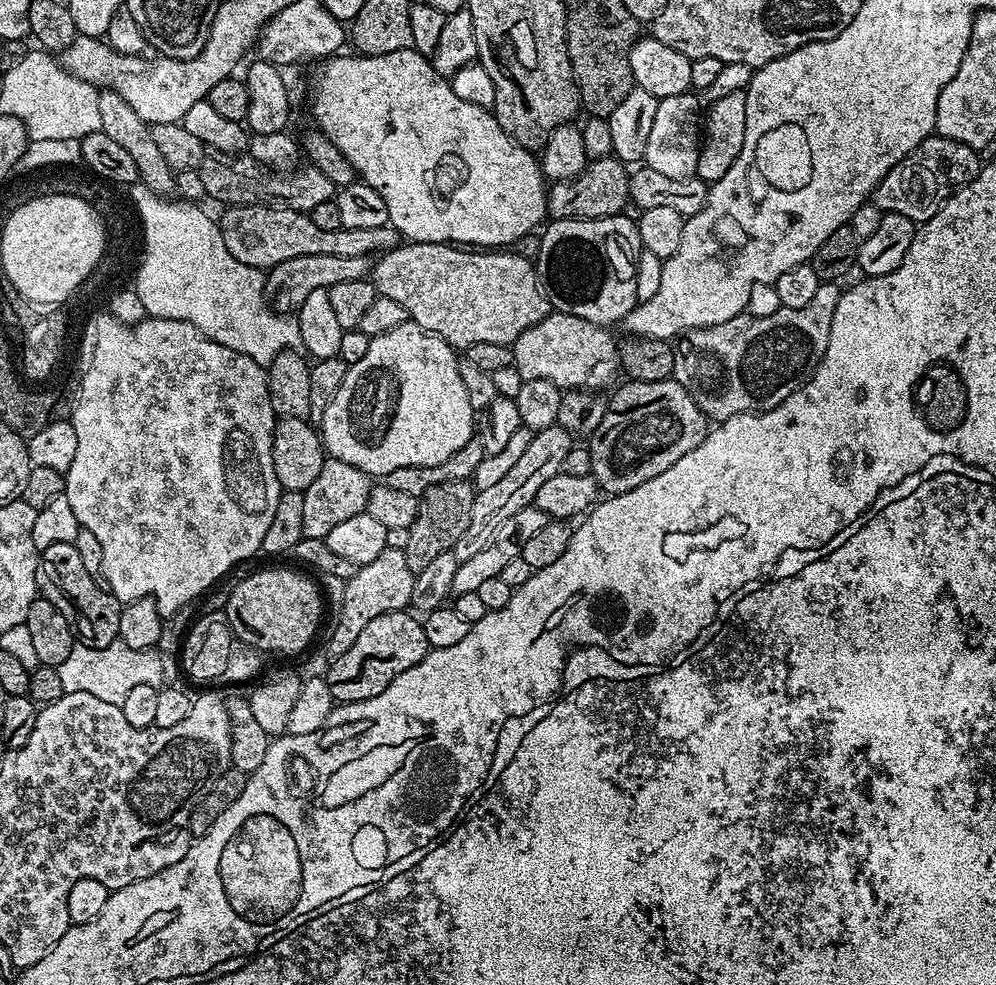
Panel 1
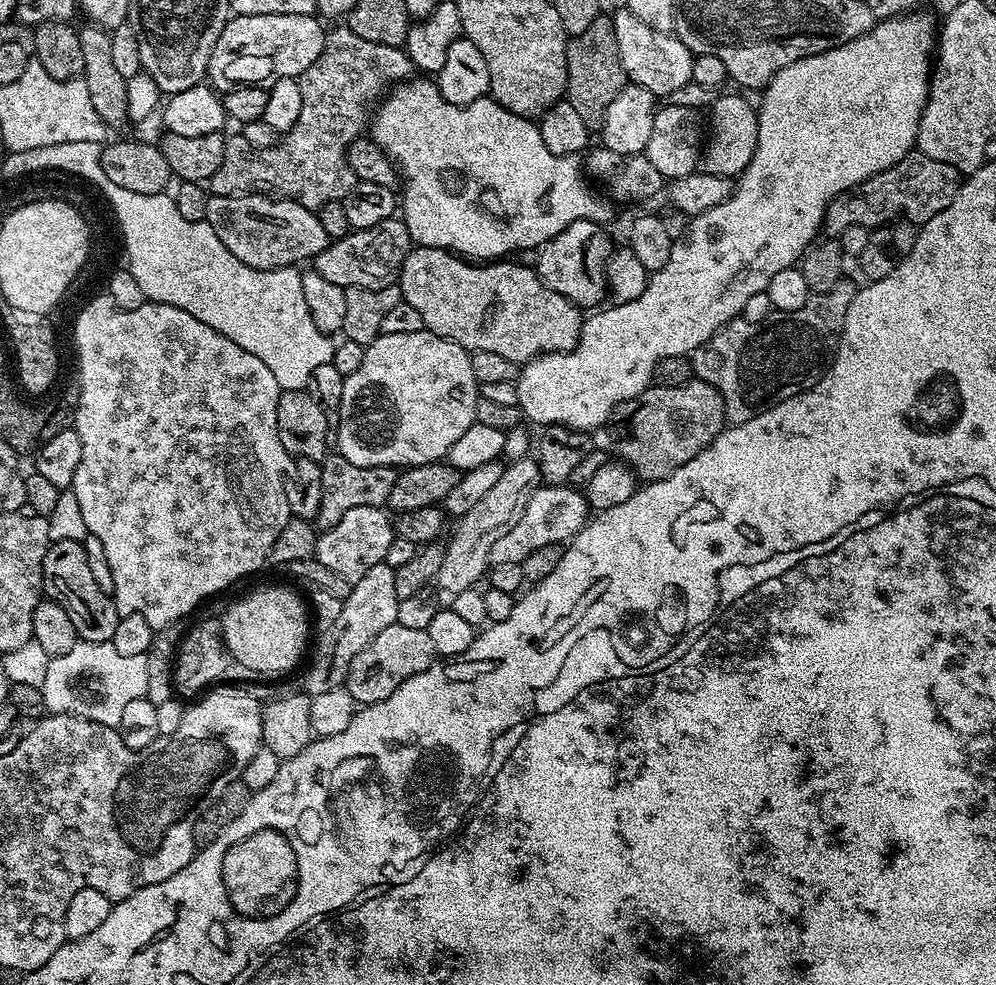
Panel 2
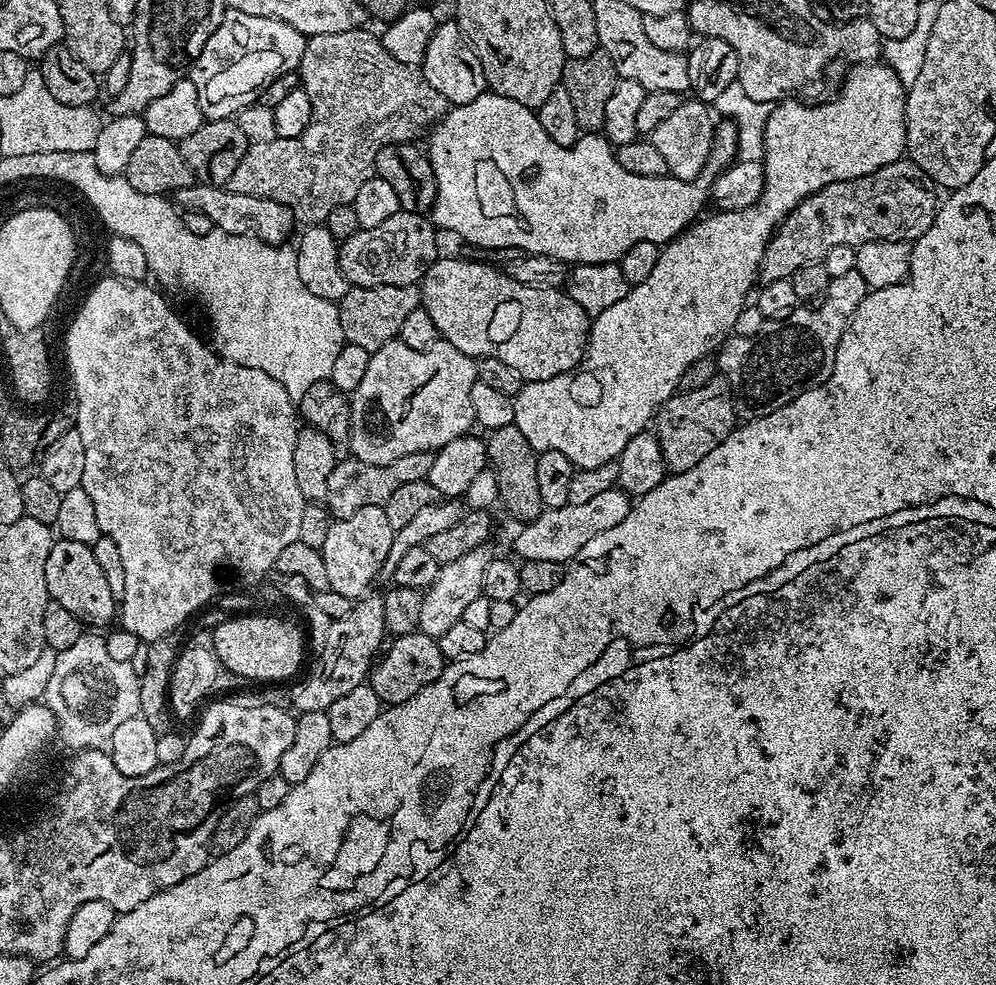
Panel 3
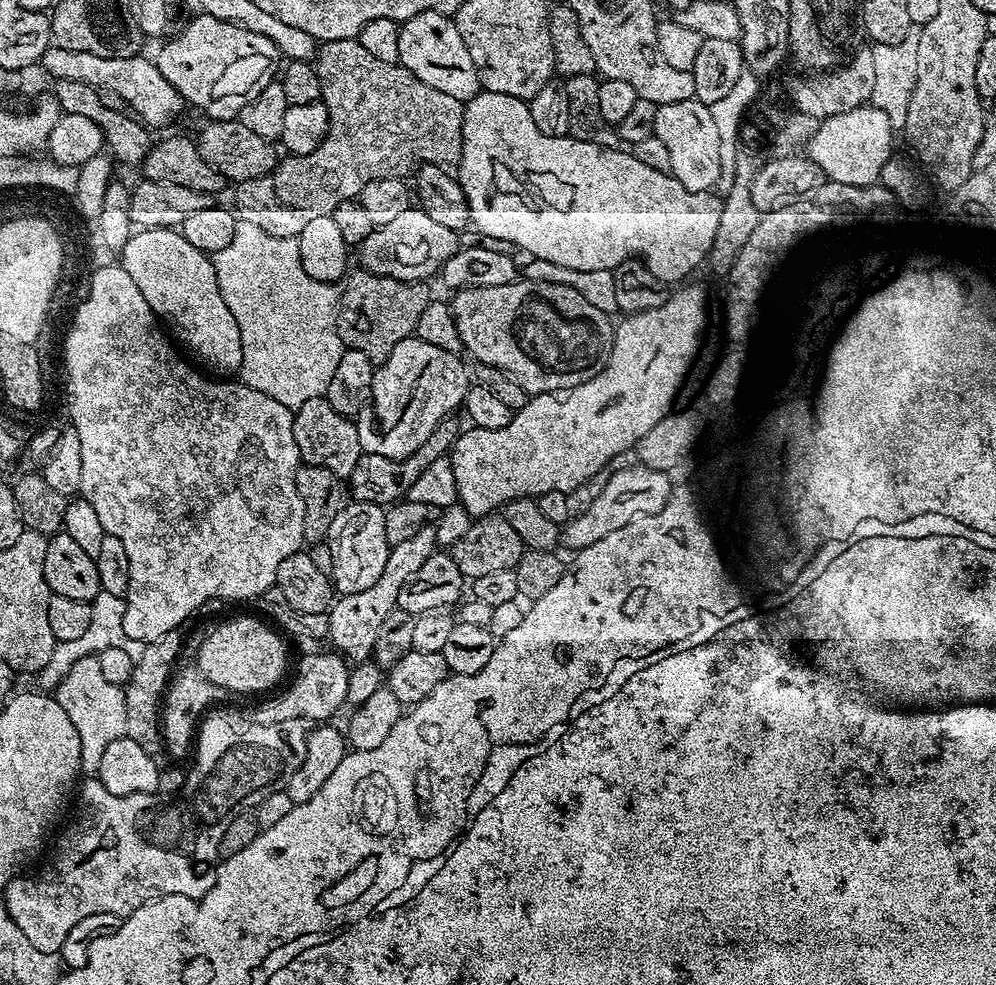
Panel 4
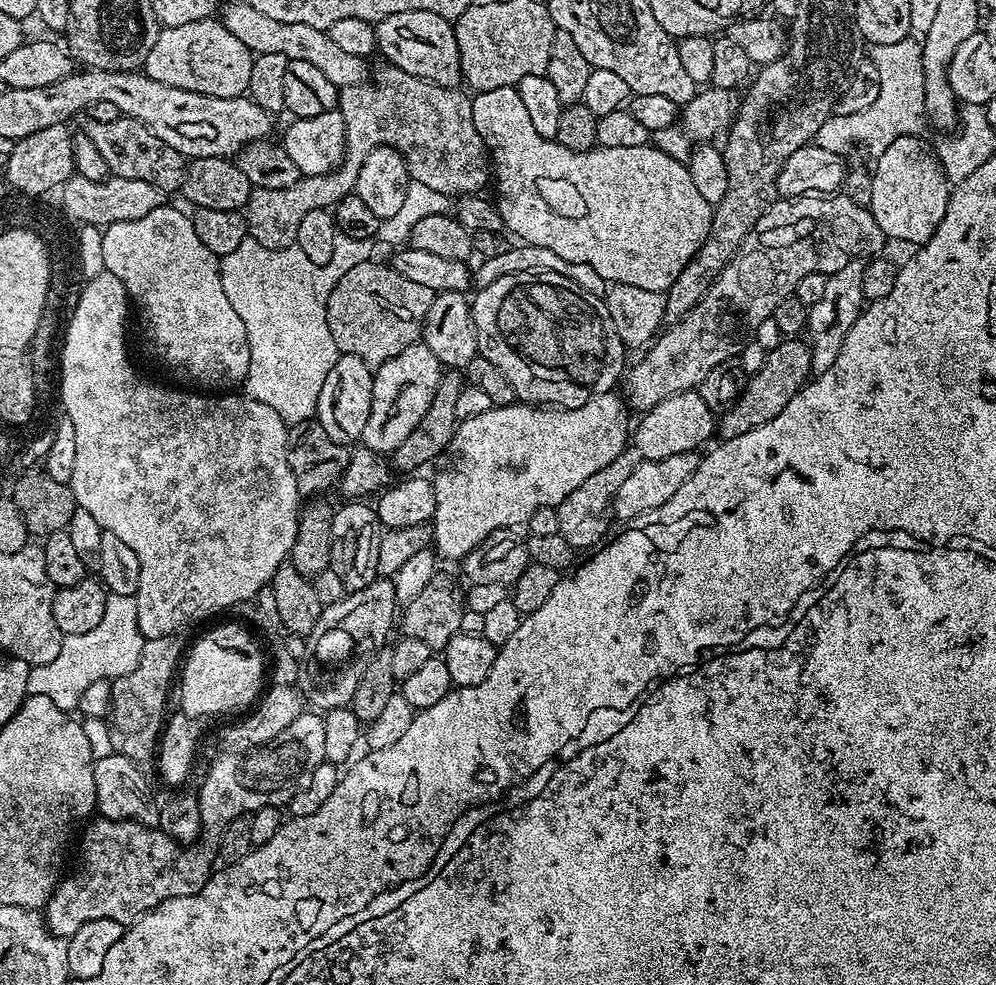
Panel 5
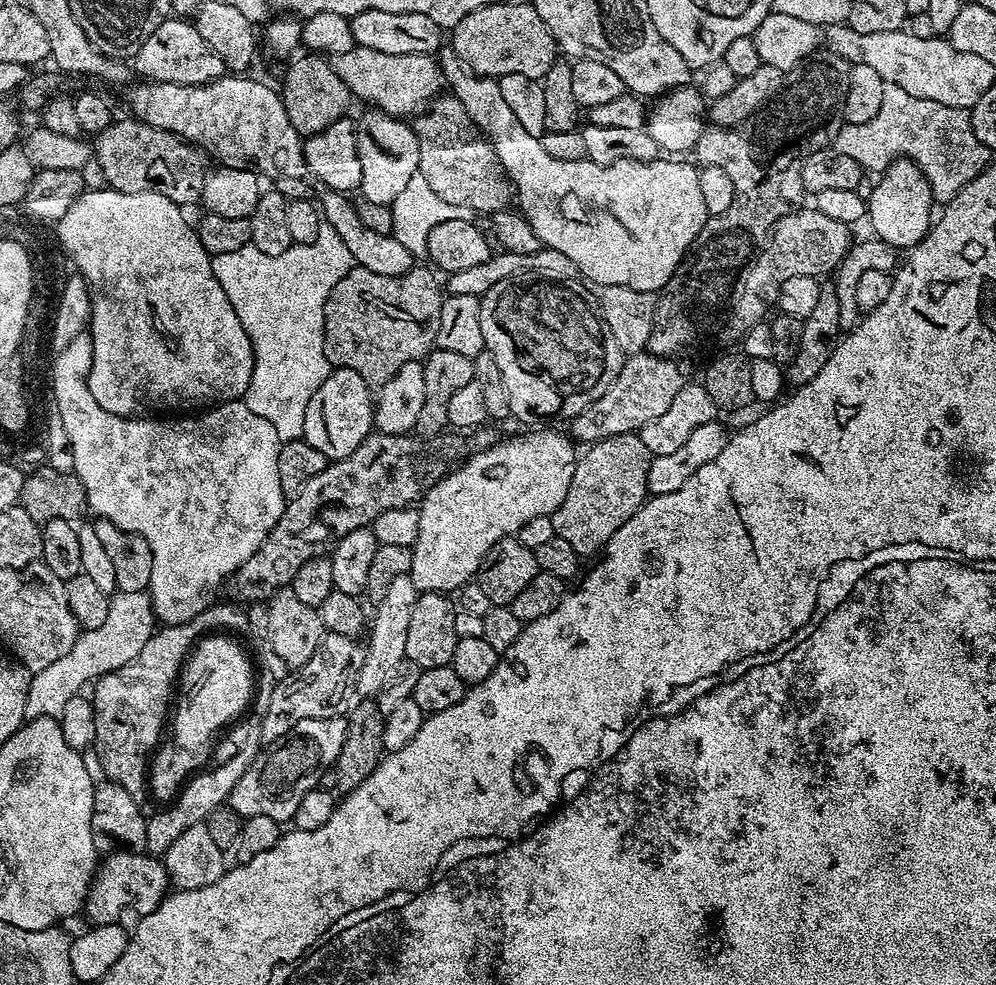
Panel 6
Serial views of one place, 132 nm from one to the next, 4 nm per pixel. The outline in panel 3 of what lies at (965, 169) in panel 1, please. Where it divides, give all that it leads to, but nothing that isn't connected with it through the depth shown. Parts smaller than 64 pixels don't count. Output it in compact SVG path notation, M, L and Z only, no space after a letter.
M907 158L898 159L881 168L873 168L865 176L853 180L827 184L822 190L810 194L793 212L788 213L772 233L760 258L759 279L764 284L787 280L792 277L794 270L823 261L824 253L832 246L859 246L875 240L916 241L922 234L926 234L926 230L930 230L938 211L938 199L936 200L931 187L933 185L922 169Z

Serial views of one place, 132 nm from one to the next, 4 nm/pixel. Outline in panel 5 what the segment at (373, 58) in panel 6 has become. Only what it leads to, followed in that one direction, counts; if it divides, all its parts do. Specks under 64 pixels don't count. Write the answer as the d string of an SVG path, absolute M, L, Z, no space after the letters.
M242 2L225 6L222 23L226 30L230 30L230 34L234 34L234 38L238 38L238 42L242 42L242 46L246 46L252 53L282 54L288 60L311 62L339 89L362 84L369 79L370 68L368 72L367 66L364 65L367 64L365 57L345 54L323 28L302 26L302 22L278 22L275 18L254 10L254 6L246 6Z

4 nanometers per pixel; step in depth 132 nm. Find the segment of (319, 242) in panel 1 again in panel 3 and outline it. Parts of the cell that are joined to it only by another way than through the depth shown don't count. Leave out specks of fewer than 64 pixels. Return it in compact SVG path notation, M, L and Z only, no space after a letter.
M193 182L189 188L179 188L174 194L174 200L181 209L201 212L210 218L210 222L222 232L252 236L267 244L283 244L292 232L294 217L292 209L277 200L250 194L234 194L227 187L216 187L213 184Z

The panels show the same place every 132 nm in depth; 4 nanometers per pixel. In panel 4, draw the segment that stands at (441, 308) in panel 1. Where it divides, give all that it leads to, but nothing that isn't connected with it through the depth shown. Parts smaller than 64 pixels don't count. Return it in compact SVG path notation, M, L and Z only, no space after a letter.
M517 278L510 281L506 286L478 286L477 288L461 288L455 293L454 298L451 297L452 313L454 314L454 322L458 326L458 338L460 339L463 351L469 352L473 357L473 361L489 364L498 370L502 370L510 378L514 378L518 382L518 386L522 386L522 390L526 390L529 394L539 394L542 392L563 392L565 388L573 388L582 382L586 382L592 376L596 375L601 367L602 361L606 356L606 349L612 343L612 333L614 324L609 313L590 306L590 302L586 302L586 298L582 298L582 294L578 294L578 290L570 290L570 286L562 286L561 284L551 284L550 282L534 282Z

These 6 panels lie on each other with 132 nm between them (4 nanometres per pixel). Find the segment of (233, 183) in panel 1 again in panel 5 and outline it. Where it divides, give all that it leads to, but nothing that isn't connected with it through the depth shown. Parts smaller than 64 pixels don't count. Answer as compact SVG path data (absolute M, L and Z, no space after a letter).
M383 67L377 72L375 69L370 82L340 89L338 111L346 122L346 146L344 161L336 167L335 172L301 176L300 180L294 182L292 186L286 186L285 189L253 187L248 205L242 210L251 239L267 248L293 247L298 234L298 222L302 222L302 218L306 218L310 210L331 209L343 196L353 195L358 182L358 170L362 170L362 162L376 148L393 148L394 151L402 153L408 164L408 175L411 179L431 186L433 190L438 190L449 198L480 194L485 191L483 188L487 184L489 187L490 157L482 134L478 134L478 126L474 126L472 96L467 91L460 92L459 87L438 86L414 74L406 74L400 68Z

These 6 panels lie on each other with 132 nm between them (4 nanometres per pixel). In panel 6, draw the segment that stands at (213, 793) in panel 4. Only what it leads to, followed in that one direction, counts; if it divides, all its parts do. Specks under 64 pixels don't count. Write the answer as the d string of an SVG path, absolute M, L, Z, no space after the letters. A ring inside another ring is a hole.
M344 716L318 718L298 722L283 738L271 741L256 753L254 762L238 778L238 786L229 794L227 807L245 818L265 816L281 822L291 821L298 802L319 787L323 772L333 767L339 758L346 737L347 719ZM120 850L99 861L88 897L84 900L83 915L92 919L93 925L115 924L127 908L133 908L137 917L150 914L170 892L170 879L163 863L155 855L140 850Z

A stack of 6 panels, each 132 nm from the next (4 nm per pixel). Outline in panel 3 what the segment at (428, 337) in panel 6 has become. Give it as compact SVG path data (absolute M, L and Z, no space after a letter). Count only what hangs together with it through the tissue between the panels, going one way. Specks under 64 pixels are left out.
M416 284L406 286L370 286L369 288L349 287L340 299L340 321L345 341L362 346L367 352L377 352L383 344L393 343L402 330L402 321L410 310L421 307L420 290Z

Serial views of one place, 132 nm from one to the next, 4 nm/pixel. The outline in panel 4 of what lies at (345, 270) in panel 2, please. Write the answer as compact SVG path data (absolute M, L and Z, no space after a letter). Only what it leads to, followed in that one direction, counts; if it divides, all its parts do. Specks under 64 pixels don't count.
M410 206L406 210L402 210L402 214L397 214L390 222L373 227L372 233L358 245L358 252L360 252L360 264L359 267L363 271L370 274L378 274L379 276L385 276L386 278L398 278L399 280L411 280L413 282L424 282L429 278L427 276L435 277L439 273L440 268L450 258L454 258L454 254L460 251L462 247L461 237L454 230L450 230L450 226L442 226L442 222L434 222L434 218L430 218L430 214L426 214L424 209L419 206Z

